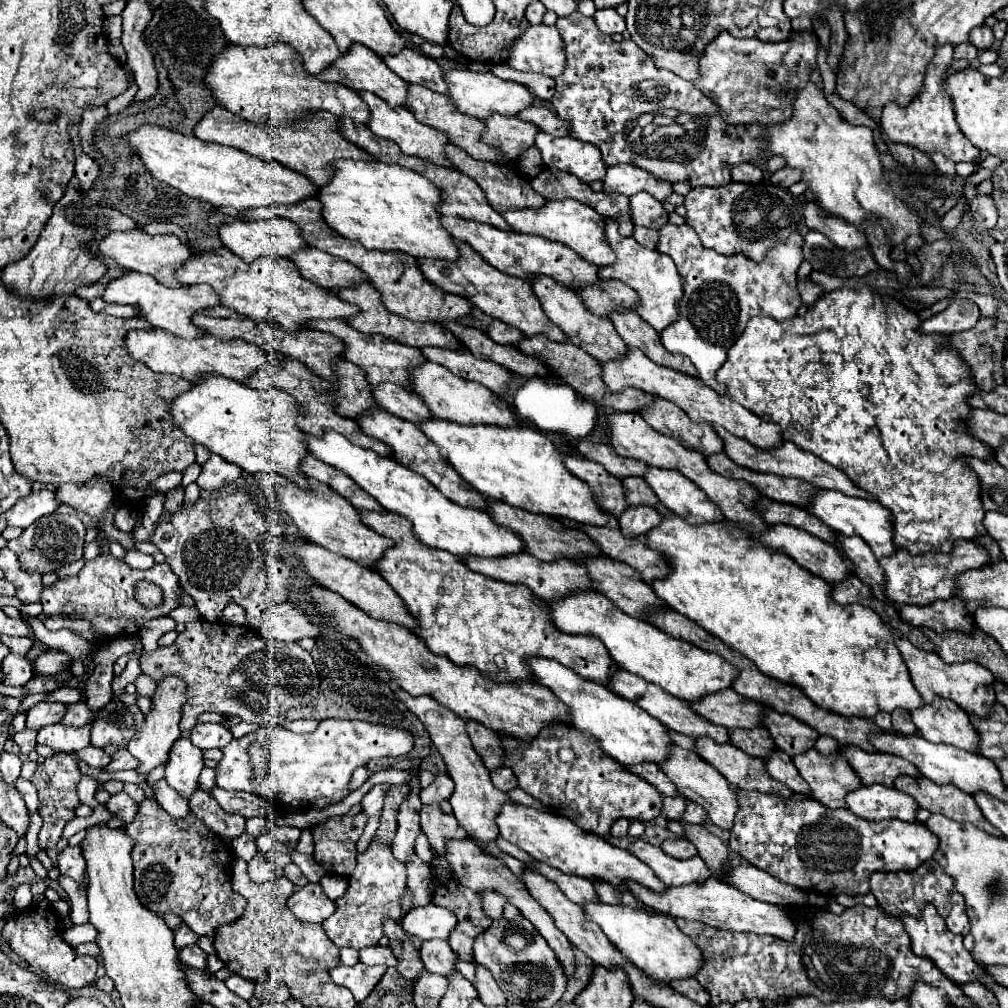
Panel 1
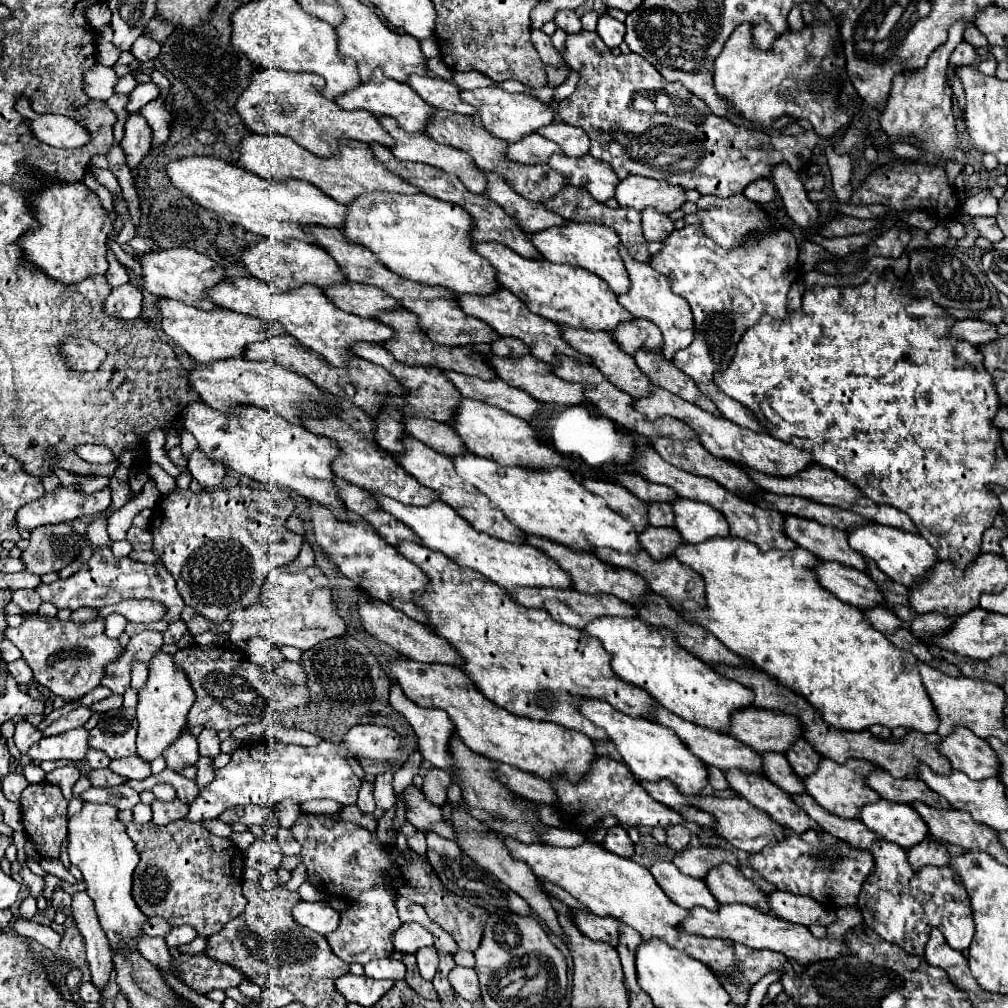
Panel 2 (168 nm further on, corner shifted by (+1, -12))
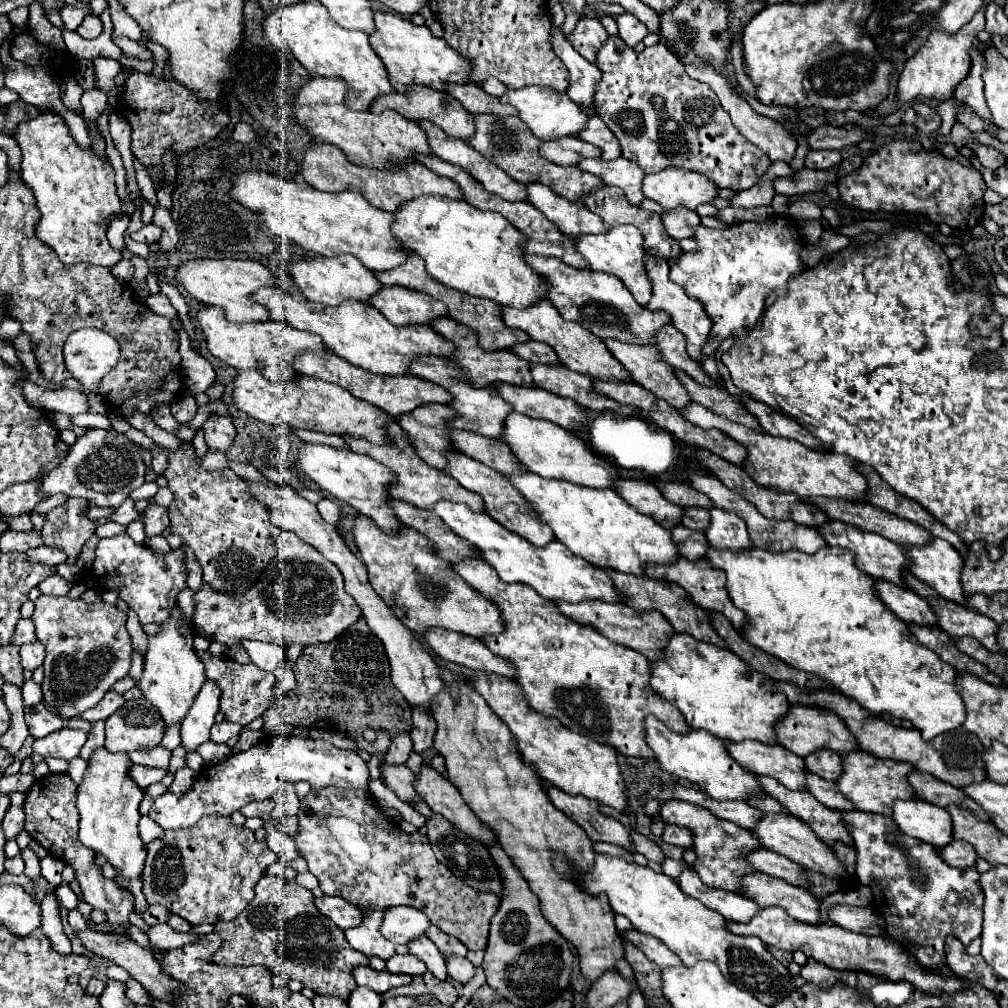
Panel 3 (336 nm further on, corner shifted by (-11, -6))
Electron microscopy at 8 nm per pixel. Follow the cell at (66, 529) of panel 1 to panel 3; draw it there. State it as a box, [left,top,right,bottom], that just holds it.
[42,498,96,556]

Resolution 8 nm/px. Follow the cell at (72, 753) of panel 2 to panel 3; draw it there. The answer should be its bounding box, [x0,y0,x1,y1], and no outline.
[32,728,86,760]

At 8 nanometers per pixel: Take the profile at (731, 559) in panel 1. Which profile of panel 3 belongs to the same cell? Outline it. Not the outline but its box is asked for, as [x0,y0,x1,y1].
[706,546,966,740]

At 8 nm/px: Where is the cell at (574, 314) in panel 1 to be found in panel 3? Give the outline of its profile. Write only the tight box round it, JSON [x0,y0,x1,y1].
[604,340,692,410]

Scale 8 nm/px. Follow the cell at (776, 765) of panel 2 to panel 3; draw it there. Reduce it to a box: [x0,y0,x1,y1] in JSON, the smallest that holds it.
[806,772,856,812]

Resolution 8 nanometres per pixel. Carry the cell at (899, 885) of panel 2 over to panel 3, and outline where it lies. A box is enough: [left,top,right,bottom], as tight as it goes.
[844,810,984,970]

